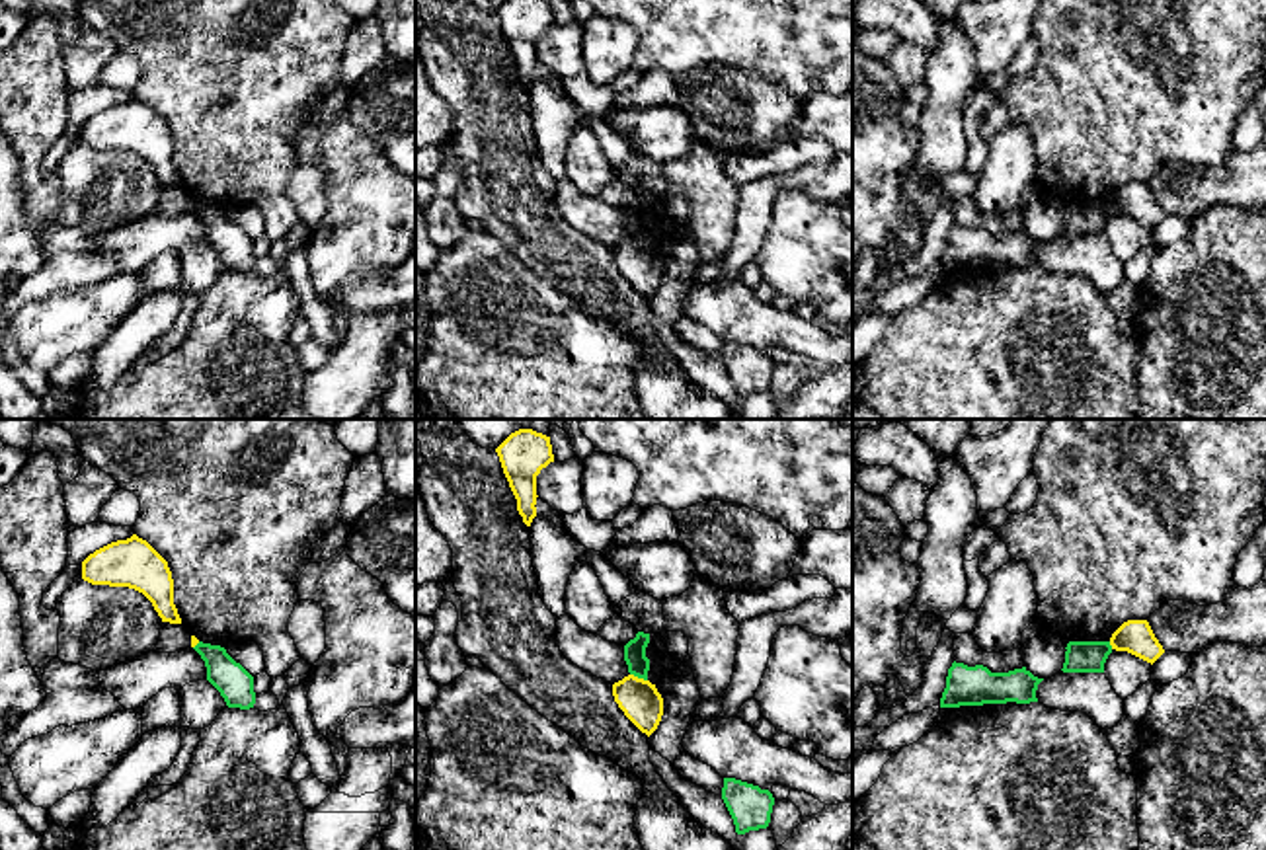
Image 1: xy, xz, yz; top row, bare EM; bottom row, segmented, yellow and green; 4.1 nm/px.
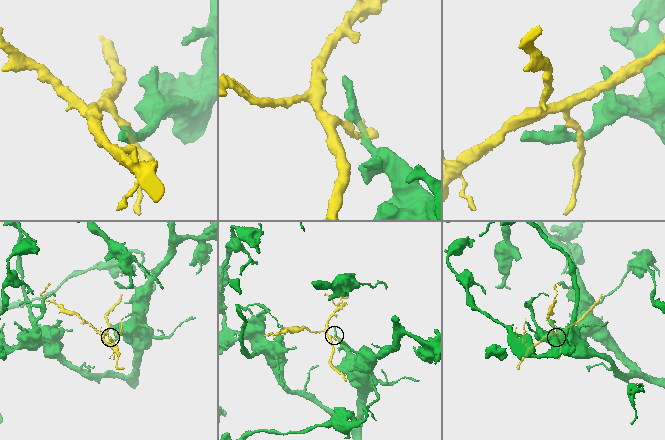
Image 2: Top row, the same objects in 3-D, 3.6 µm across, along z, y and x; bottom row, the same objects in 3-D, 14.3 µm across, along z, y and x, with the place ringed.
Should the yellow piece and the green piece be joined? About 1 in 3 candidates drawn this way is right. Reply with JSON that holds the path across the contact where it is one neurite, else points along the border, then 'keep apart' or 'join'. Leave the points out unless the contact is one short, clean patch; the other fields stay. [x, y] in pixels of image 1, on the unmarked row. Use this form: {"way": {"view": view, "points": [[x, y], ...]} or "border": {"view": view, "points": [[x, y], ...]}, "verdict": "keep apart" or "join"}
{"border": {"view": "xz", "points": [[631, 236], [646, 244]]}, "verdict": "keep apart"}

